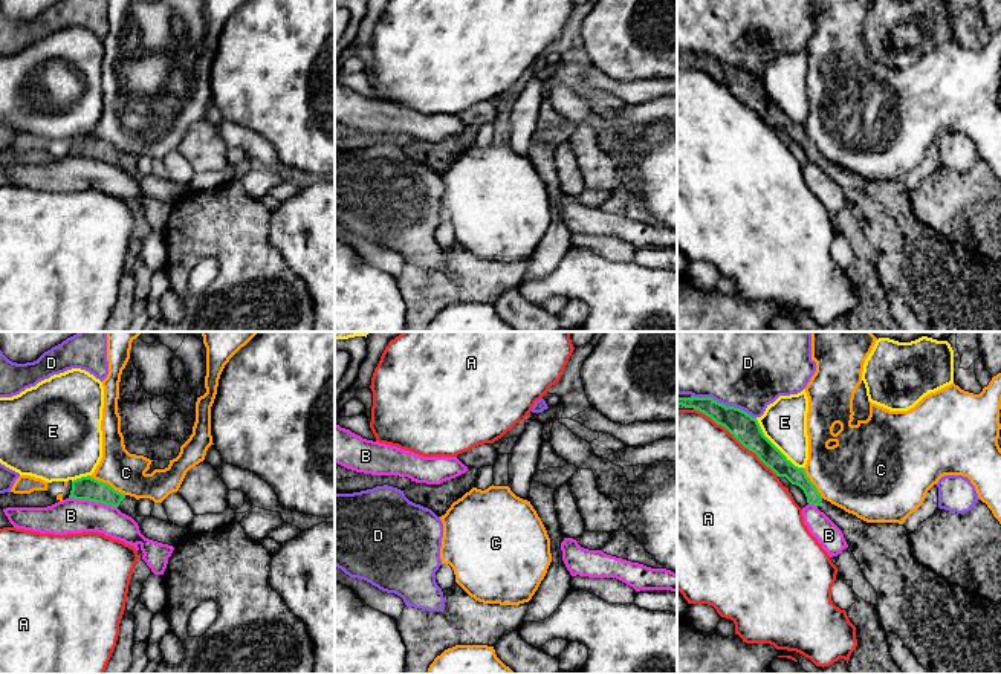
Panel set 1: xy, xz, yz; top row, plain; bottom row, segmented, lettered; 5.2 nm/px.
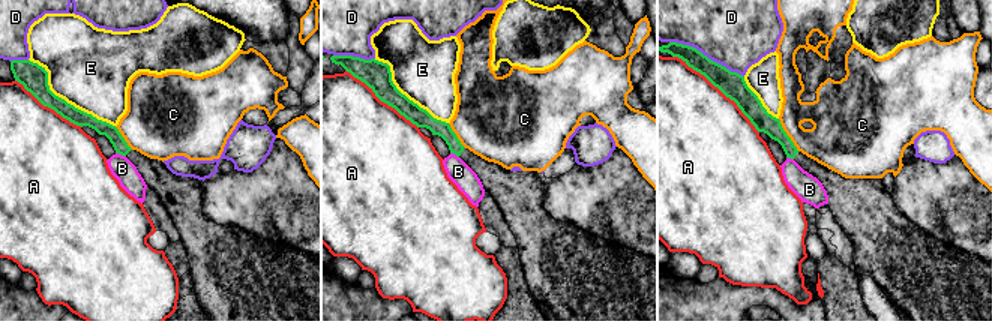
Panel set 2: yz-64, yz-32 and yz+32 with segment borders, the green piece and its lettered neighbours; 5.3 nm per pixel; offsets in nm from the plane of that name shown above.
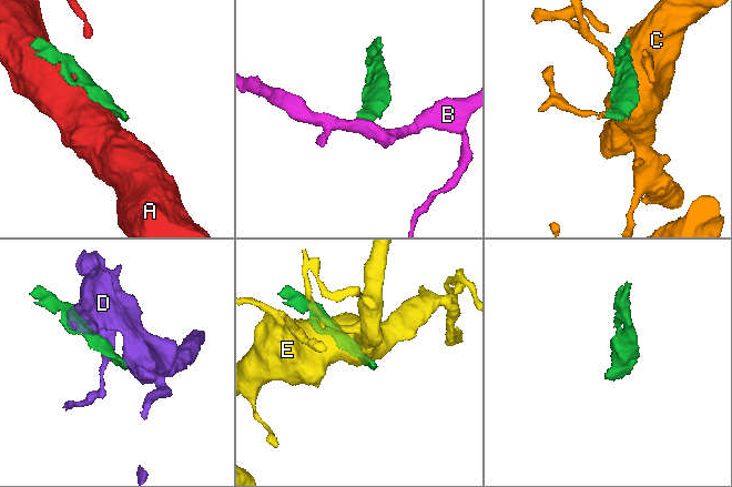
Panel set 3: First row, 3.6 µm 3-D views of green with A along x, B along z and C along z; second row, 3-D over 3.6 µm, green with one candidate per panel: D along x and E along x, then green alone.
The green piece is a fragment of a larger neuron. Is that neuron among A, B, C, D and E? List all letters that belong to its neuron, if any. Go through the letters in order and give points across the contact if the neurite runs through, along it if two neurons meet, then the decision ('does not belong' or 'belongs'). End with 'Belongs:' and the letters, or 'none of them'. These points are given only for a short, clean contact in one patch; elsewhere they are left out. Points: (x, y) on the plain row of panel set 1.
A: does not belong
B: border along xy (69, 155), (101, 159), (116, 165); does not belong
C: does not belong
D: does not belong
E: does not belong
Belongs: none of them

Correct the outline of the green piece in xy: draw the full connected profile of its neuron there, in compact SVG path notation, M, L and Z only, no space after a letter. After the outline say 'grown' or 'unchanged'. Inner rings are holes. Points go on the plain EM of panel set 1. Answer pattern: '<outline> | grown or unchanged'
M90 133L72 139L69 156L89 157L105 164L118 165L122 171L131 174L136 171L138 157L115 148L110 142L98 139Z | grown

